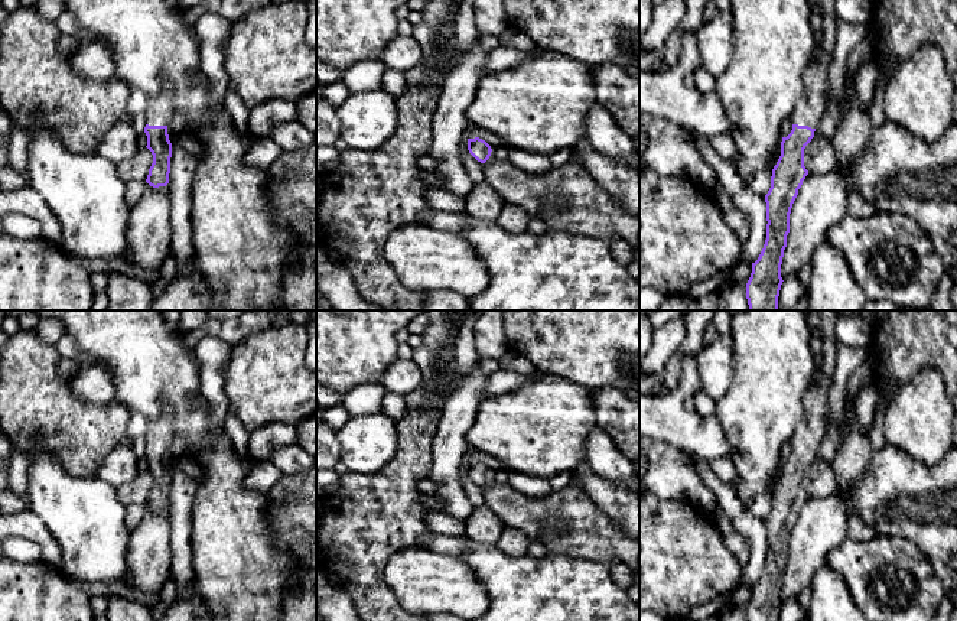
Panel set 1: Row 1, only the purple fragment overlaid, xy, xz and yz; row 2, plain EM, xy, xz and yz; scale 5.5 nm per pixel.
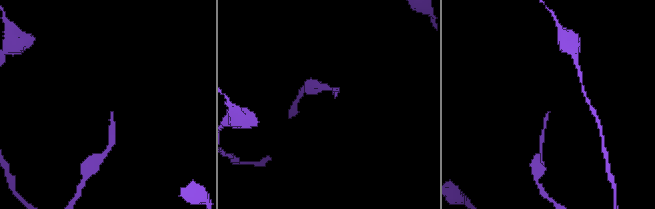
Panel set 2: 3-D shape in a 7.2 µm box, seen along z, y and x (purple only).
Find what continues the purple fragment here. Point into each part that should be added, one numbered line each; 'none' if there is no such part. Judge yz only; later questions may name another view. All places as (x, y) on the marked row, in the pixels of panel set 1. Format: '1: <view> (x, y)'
1: yz (810, 107)

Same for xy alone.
1: xy (159, 111)

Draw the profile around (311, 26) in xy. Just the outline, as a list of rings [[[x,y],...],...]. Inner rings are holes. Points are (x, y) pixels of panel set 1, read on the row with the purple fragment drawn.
[[[305,0],[307,7],[307,23],[305,27],[305,40],[316,48],[316,0]]]

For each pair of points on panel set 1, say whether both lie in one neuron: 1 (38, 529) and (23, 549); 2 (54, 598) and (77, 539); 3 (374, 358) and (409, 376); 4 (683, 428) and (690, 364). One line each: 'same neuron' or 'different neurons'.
1: different neurons
2: different neurons
3: different neurons
4: same neuron

